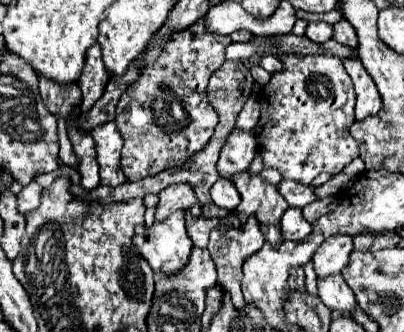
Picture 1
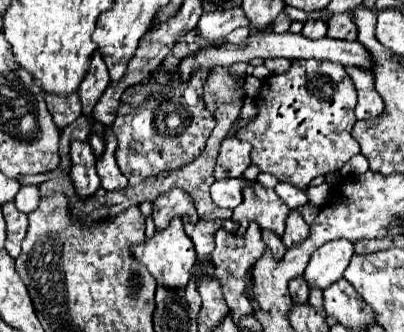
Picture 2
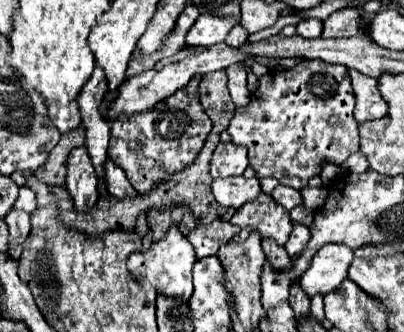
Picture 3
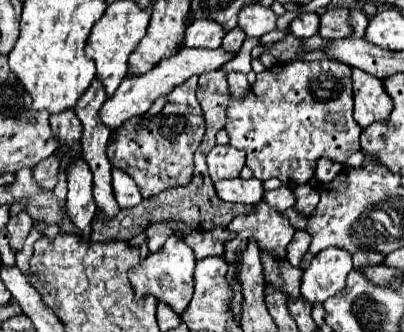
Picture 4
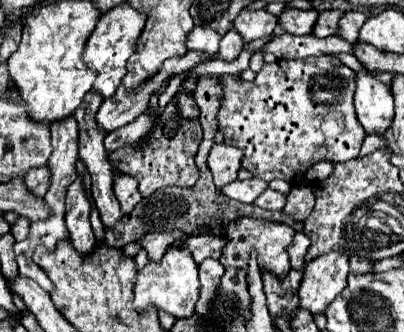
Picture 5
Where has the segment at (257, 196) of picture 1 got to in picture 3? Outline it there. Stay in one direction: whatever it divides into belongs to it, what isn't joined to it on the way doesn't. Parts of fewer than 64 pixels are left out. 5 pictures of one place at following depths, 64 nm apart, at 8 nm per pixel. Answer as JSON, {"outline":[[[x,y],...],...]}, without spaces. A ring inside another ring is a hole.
{"outline":[[[264,192],[254,202],[238,208],[230,222],[240,226],[240,232],[234,236],[232,242],[242,242],[250,236],[252,230],[256,230],[262,238],[272,238],[276,240],[276,244],[284,246],[292,232],[292,220],[288,210],[284,210]]]}

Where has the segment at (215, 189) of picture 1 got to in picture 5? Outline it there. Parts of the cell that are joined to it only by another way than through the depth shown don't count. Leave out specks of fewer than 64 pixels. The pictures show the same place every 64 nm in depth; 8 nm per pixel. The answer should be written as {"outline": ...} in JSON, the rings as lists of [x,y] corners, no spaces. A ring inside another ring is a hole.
{"outline":[[[250,178],[250,180],[244,180],[244,182],[236,180],[236,182],[228,184],[228,186],[224,186],[222,194],[230,196],[230,198],[234,198],[238,202],[252,204],[266,188],[268,188],[268,182],[264,182],[260,178]]]}

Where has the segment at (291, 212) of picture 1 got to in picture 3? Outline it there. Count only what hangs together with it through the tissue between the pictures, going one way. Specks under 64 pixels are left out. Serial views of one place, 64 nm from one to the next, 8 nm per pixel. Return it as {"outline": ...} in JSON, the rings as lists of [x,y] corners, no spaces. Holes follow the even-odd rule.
{"outline":[[[294,224],[294,230],[292,230],[292,234],[290,234],[290,240],[288,240],[286,246],[284,246],[286,252],[288,252],[288,256],[290,256],[290,258],[300,256],[300,252],[304,252],[308,240],[310,240],[308,228],[302,226],[302,224]]]}

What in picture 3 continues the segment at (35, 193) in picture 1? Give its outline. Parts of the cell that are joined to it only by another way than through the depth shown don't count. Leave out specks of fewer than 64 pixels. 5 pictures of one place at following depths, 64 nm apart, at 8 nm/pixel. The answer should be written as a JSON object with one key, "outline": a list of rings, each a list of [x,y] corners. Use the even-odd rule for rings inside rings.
{"outline":[[[22,188],[22,190],[20,190],[18,200],[14,202],[14,210],[26,210],[28,214],[36,210],[36,200],[34,200],[34,194],[32,194],[28,188]]]}

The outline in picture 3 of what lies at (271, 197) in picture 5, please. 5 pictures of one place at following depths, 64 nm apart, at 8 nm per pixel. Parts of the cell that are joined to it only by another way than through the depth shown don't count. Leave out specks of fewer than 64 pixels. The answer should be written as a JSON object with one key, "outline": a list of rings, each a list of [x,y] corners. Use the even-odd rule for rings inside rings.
{"outline":[[[278,184],[270,196],[276,200],[276,204],[284,206],[286,210],[292,210],[294,206],[300,206],[300,204],[302,204],[300,192],[294,190],[294,188],[288,188],[288,186],[284,186],[284,184]]]}

